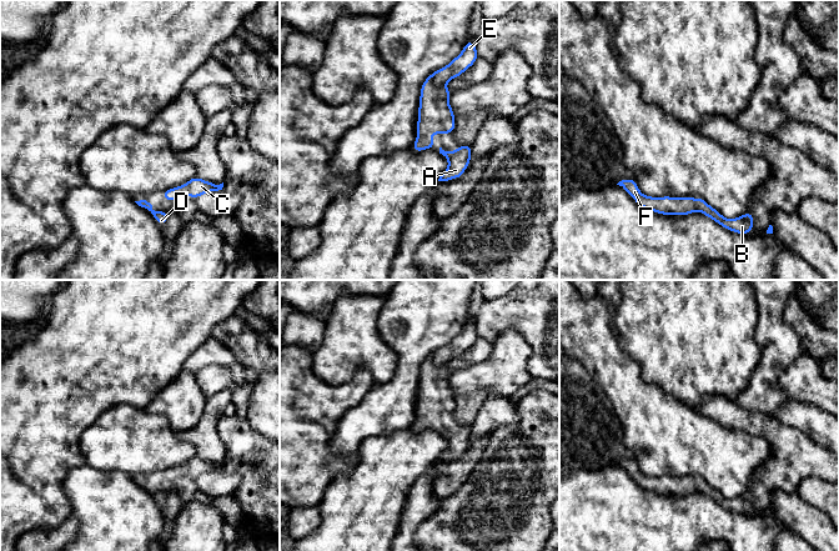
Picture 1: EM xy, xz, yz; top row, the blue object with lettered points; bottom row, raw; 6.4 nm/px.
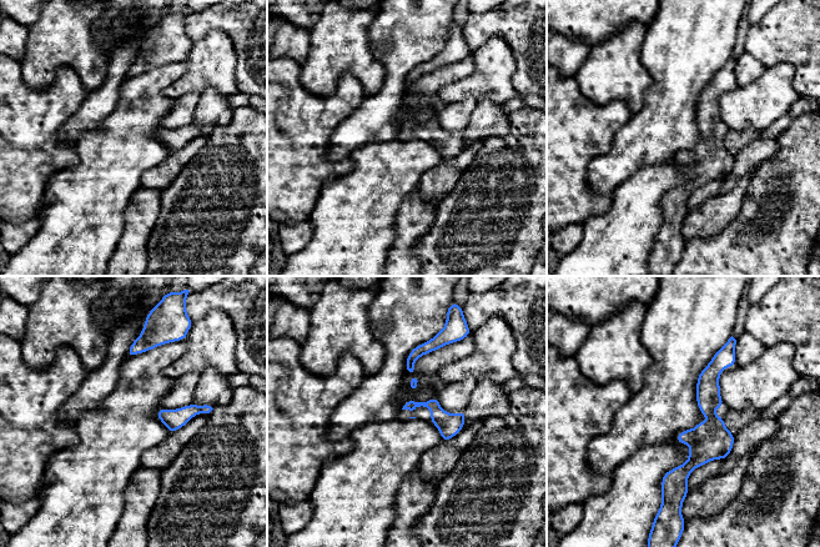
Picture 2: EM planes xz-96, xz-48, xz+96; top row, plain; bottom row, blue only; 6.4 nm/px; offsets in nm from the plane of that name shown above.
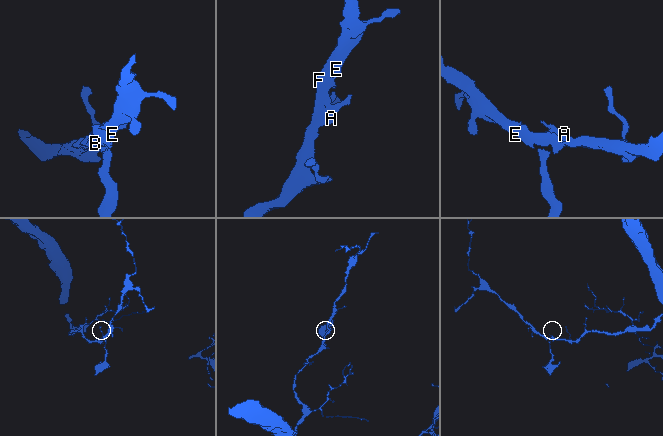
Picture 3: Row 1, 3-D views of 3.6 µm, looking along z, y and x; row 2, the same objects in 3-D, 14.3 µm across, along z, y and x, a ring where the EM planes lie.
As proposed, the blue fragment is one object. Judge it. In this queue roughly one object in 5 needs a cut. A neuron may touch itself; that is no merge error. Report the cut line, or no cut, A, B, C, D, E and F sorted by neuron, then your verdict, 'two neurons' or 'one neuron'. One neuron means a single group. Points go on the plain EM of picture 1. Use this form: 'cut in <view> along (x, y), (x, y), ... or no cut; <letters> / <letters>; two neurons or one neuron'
no cut; A B C D E F; one neuron

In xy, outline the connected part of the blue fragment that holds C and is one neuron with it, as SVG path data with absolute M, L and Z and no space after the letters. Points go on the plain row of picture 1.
M195 456L181 466L162 471L162 476L166 481L176 481L181 476L197 479L204 474L222 470L222 467L223 462L217 465Z

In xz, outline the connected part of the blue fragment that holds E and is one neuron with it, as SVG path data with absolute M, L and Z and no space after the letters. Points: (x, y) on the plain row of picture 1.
M467 320L462 332L456 336L447 346L432 352L421 366L417 419L412 429L421 432L434 427L431 414L453 414L454 391L448 384L452 370L444 365L454 357L462 355L478 339L476 322Z

